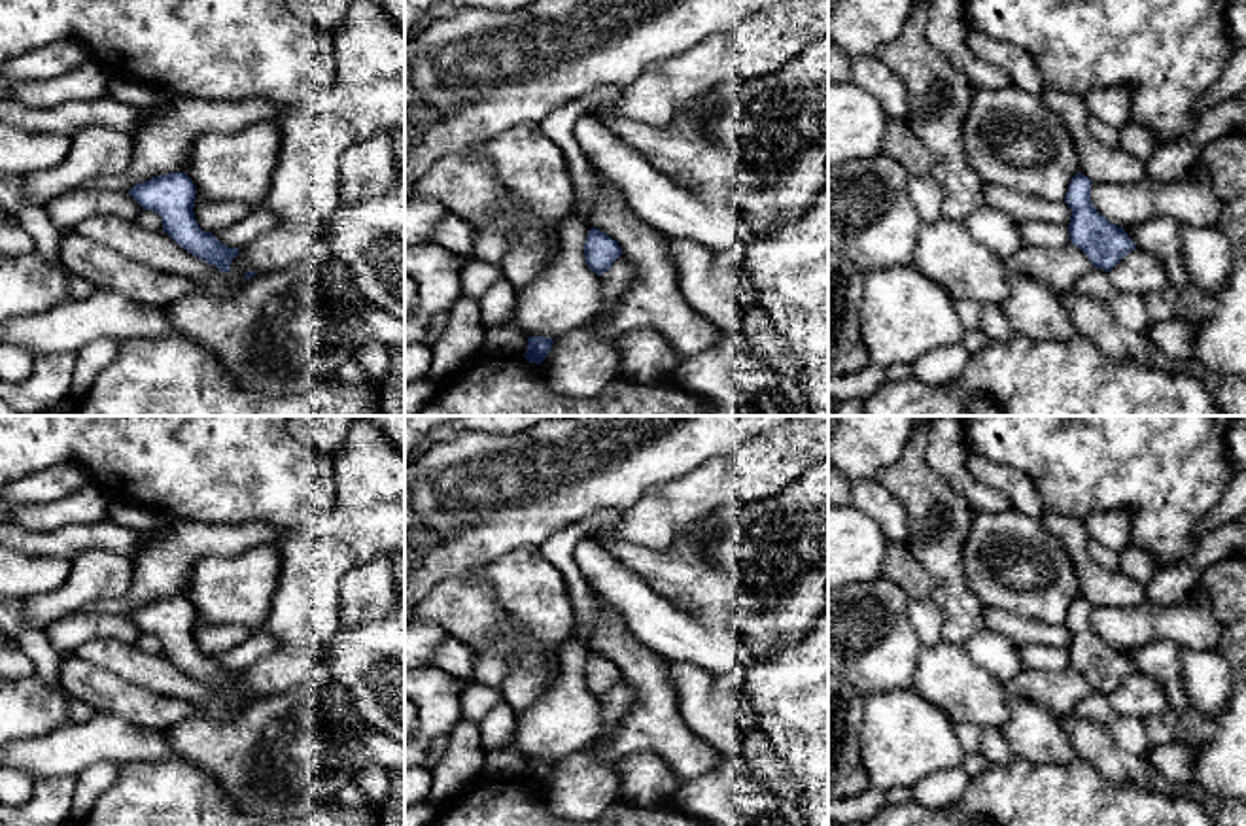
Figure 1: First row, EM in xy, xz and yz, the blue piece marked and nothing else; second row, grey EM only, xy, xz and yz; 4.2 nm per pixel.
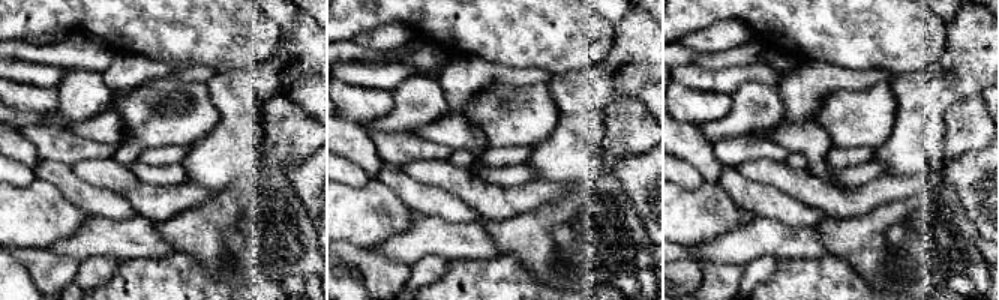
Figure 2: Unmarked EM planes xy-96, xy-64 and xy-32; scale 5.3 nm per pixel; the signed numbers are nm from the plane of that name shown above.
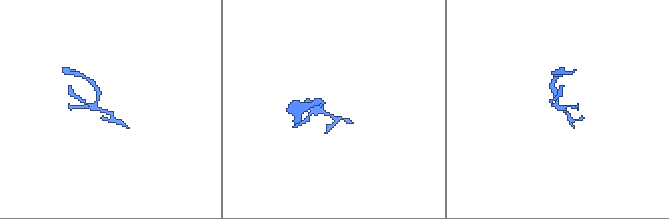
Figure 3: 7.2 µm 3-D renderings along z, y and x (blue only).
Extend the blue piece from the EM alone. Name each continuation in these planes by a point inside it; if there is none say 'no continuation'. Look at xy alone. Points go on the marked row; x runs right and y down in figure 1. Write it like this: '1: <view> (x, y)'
1: xy (242, 233)

